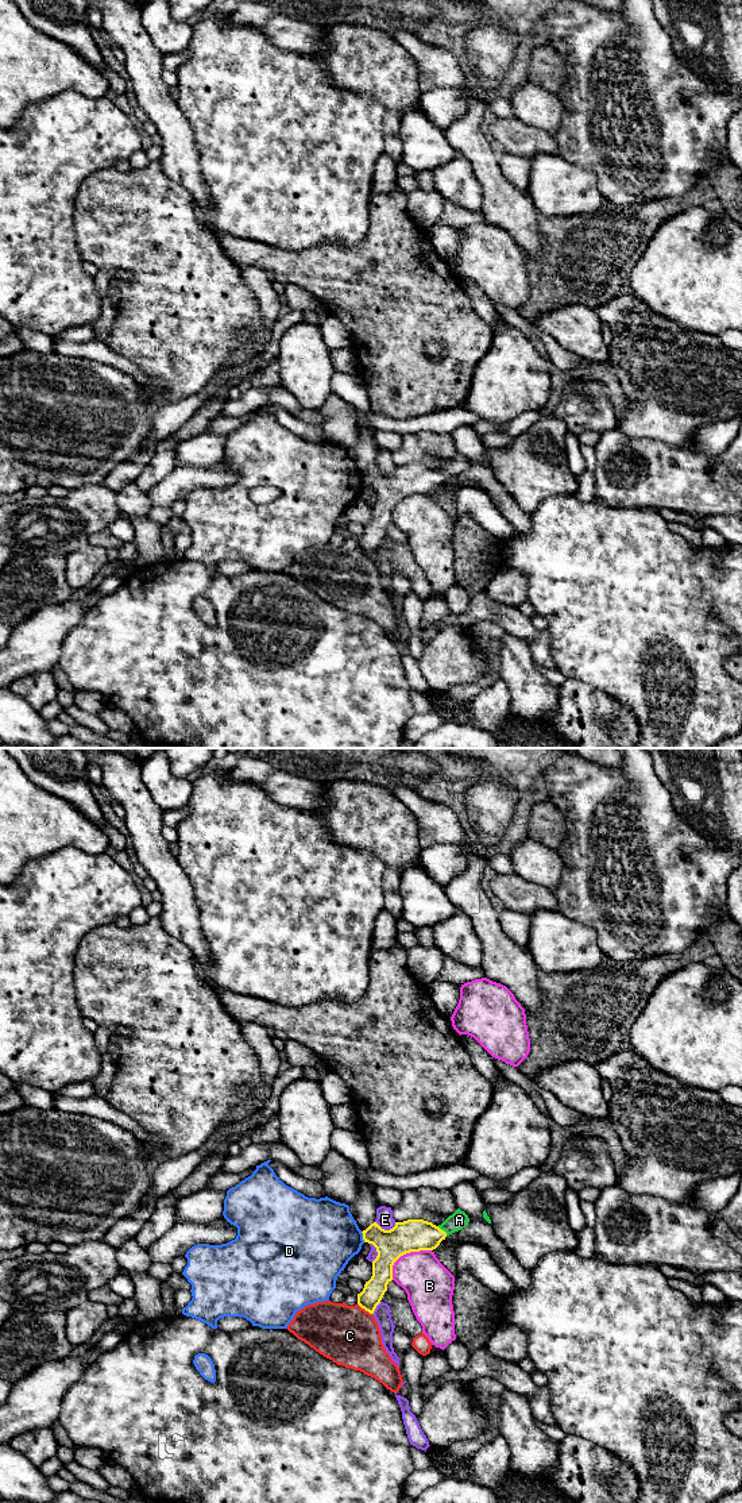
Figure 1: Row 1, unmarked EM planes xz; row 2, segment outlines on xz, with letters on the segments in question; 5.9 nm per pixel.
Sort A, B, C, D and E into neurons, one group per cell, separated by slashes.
A / B / C / D / E

